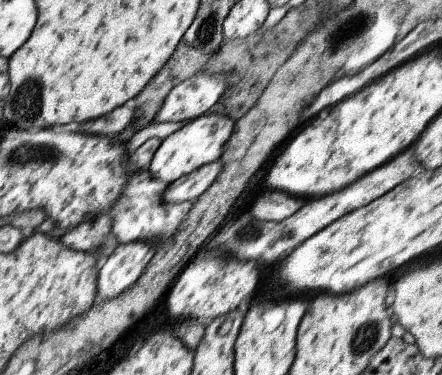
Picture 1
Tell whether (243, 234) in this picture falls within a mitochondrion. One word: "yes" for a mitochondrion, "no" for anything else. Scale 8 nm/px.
yes

